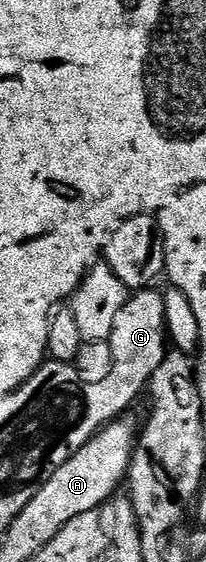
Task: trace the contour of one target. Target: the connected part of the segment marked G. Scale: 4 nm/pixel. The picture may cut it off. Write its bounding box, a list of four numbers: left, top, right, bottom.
[69,290,167,451]

